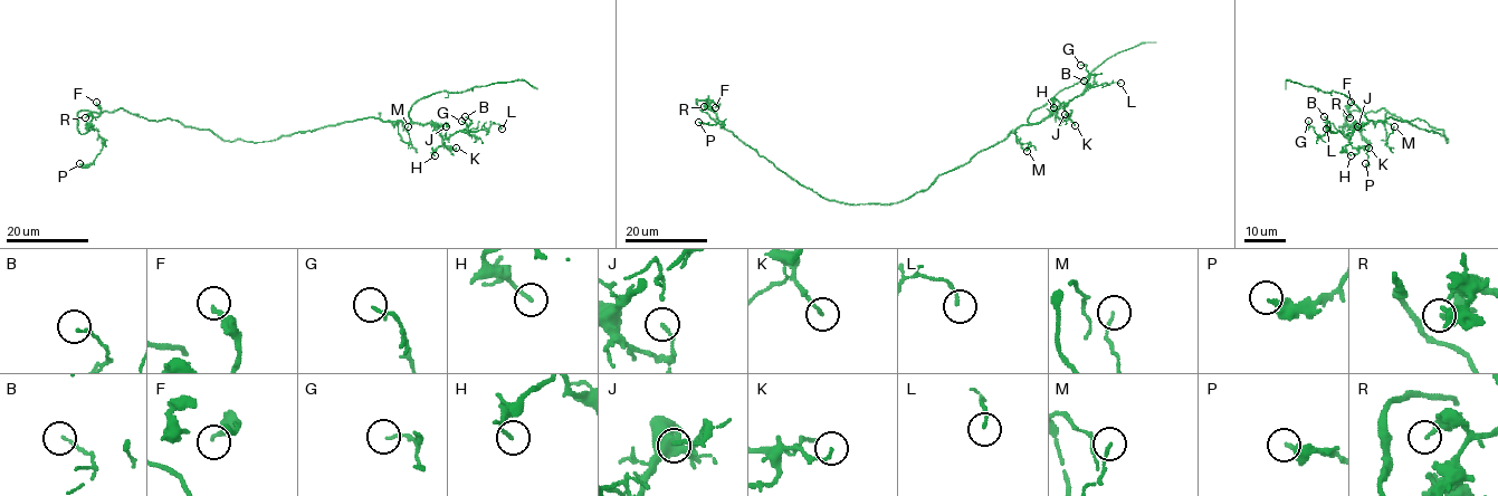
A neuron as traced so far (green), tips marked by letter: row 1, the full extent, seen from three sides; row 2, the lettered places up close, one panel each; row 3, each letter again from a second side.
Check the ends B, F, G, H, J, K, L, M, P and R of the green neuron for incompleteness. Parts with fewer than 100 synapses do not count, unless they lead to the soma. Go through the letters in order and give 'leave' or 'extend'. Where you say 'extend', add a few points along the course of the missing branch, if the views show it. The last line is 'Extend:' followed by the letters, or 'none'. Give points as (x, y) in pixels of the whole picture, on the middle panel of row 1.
B: leave
F: leave
G: leave
H: leave
J: leave
K: leave
L: leave
M: leave
P: leave
R: leave
Extend: none

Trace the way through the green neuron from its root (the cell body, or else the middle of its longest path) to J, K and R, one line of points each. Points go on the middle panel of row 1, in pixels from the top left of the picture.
J: (890, 203), (926, 190), (938, 175), (966, 164), (1019, 127), (1040, 123), (1053, 114), (1066, 120), (1065, 114)
K: (890, 203), (926, 190), (938, 175), (966, 164), (1019, 127), (1040, 123), (1060, 106), (1075, 125)
R: (890, 203), (852, 204), (822, 198), (724, 130), (702, 111), (695, 101), (711, 102), (704, 106)

